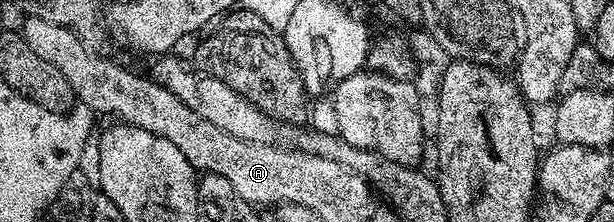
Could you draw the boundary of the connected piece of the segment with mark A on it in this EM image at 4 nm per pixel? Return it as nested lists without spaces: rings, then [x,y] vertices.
[[[30,18],[26,25],[21,25],[20,31],[22,37],[28,42],[28,46],[32,46],[32,50],[36,50],[36,54],[40,54],[40,58],[44,58],[44,62],[52,62],[52,66],[56,66],[56,70],[60,70],[60,74],[64,74],[64,78],[68,78],[68,86],[72,86],[75,97],[91,112],[95,114],[103,112],[106,116],[114,116],[110,118],[135,124],[152,134],[164,137],[167,144],[176,146],[176,150],[180,150],[180,154],[184,154],[186,163],[191,169],[199,168],[199,173],[211,172],[228,178],[228,182],[232,182],[236,194],[240,194],[240,198],[244,198],[249,204],[255,206],[262,206],[262,203],[266,203],[266,206],[270,206],[270,203],[274,203],[274,206],[281,205],[289,196],[296,194],[297,188],[302,188],[304,180],[312,180],[310,171],[314,165],[314,156],[295,154],[293,151],[283,150],[277,146],[244,142],[240,138],[232,138],[232,134],[224,134],[224,130],[220,130],[220,126],[212,126],[212,122],[201,120],[188,105],[180,102],[180,98],[176,98],[176,94],[172,94],[172,90],[168,90],[149,75],[146,75],[147,77],[137,76],[136,73],[129,72],[124,65],[97,56],[82,41],[85,39],[72,29],[59,24],[48,24],[41,18]]]

